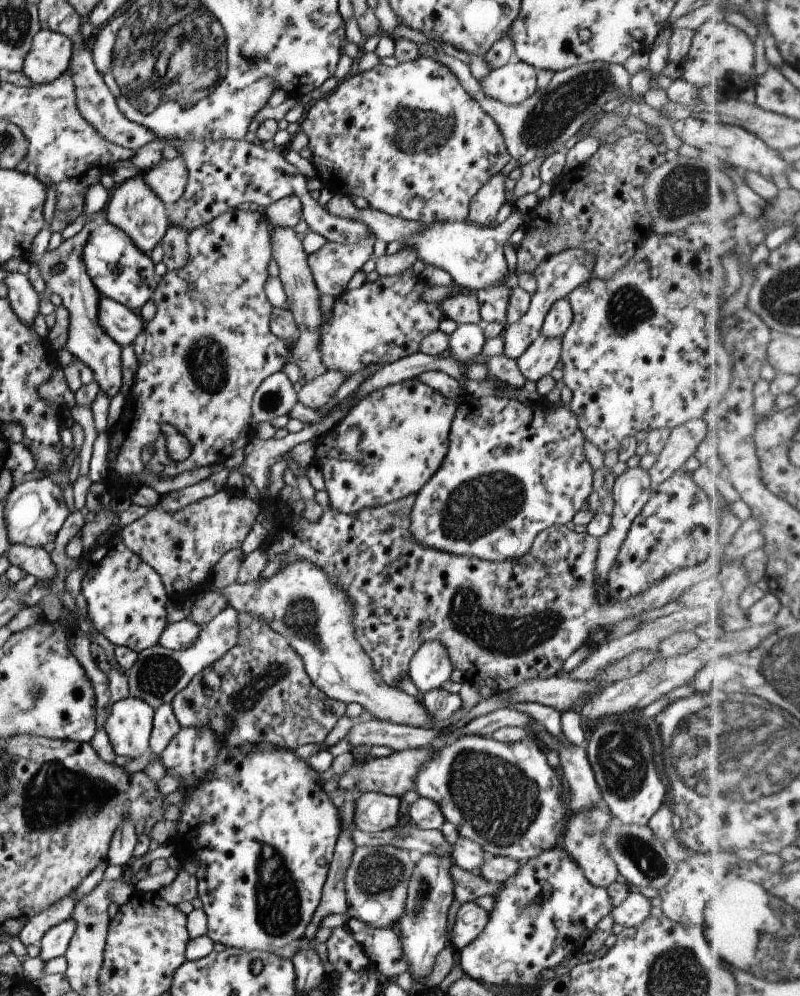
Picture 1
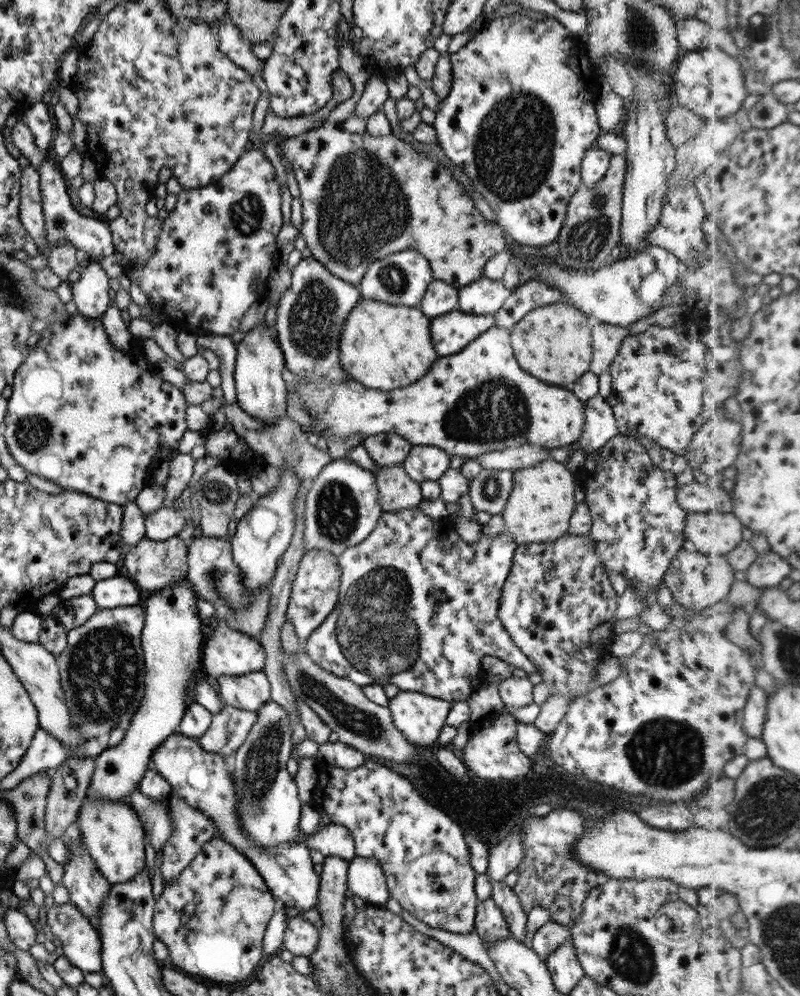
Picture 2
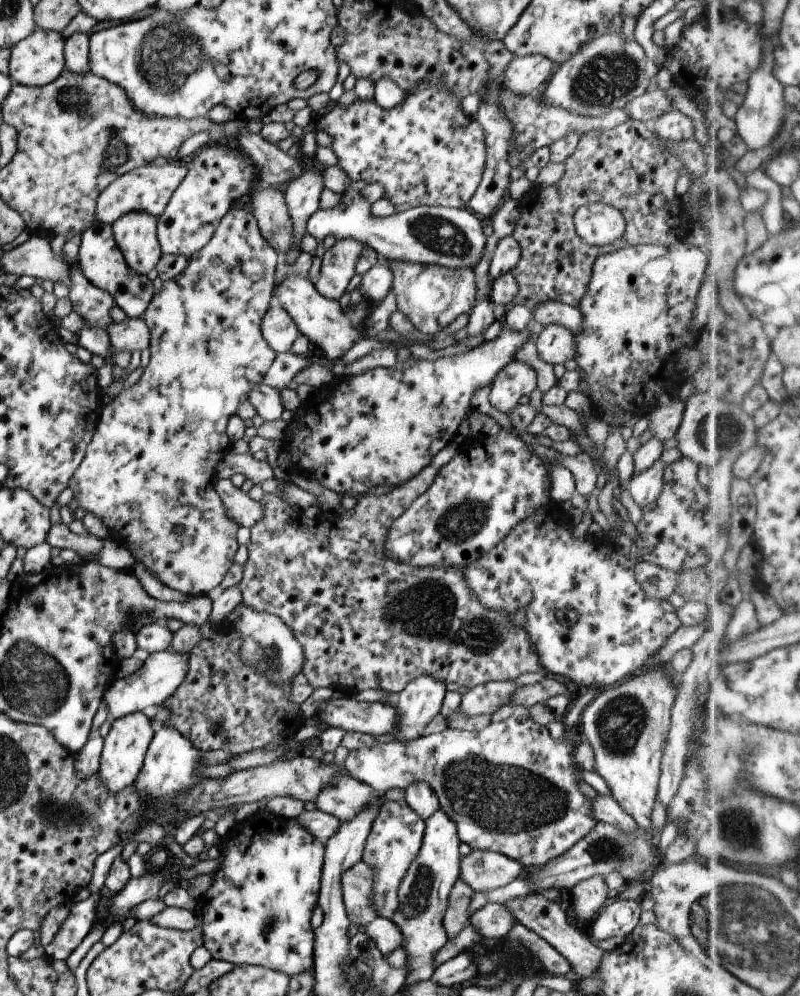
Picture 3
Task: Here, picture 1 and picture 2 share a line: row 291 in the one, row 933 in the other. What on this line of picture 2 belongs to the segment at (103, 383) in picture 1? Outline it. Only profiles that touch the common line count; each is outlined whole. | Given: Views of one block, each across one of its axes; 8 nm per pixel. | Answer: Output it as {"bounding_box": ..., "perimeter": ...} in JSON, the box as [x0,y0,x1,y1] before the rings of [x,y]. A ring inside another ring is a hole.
{"bounding_box":[43,903,102,972],"perimeter":[[[52,903],[43,916],[43,924],[50,926],[50,932],[60,940],[63,956],[76,968],[87,972],[101,972],[102,942],[96,926],[72,904]]]}

